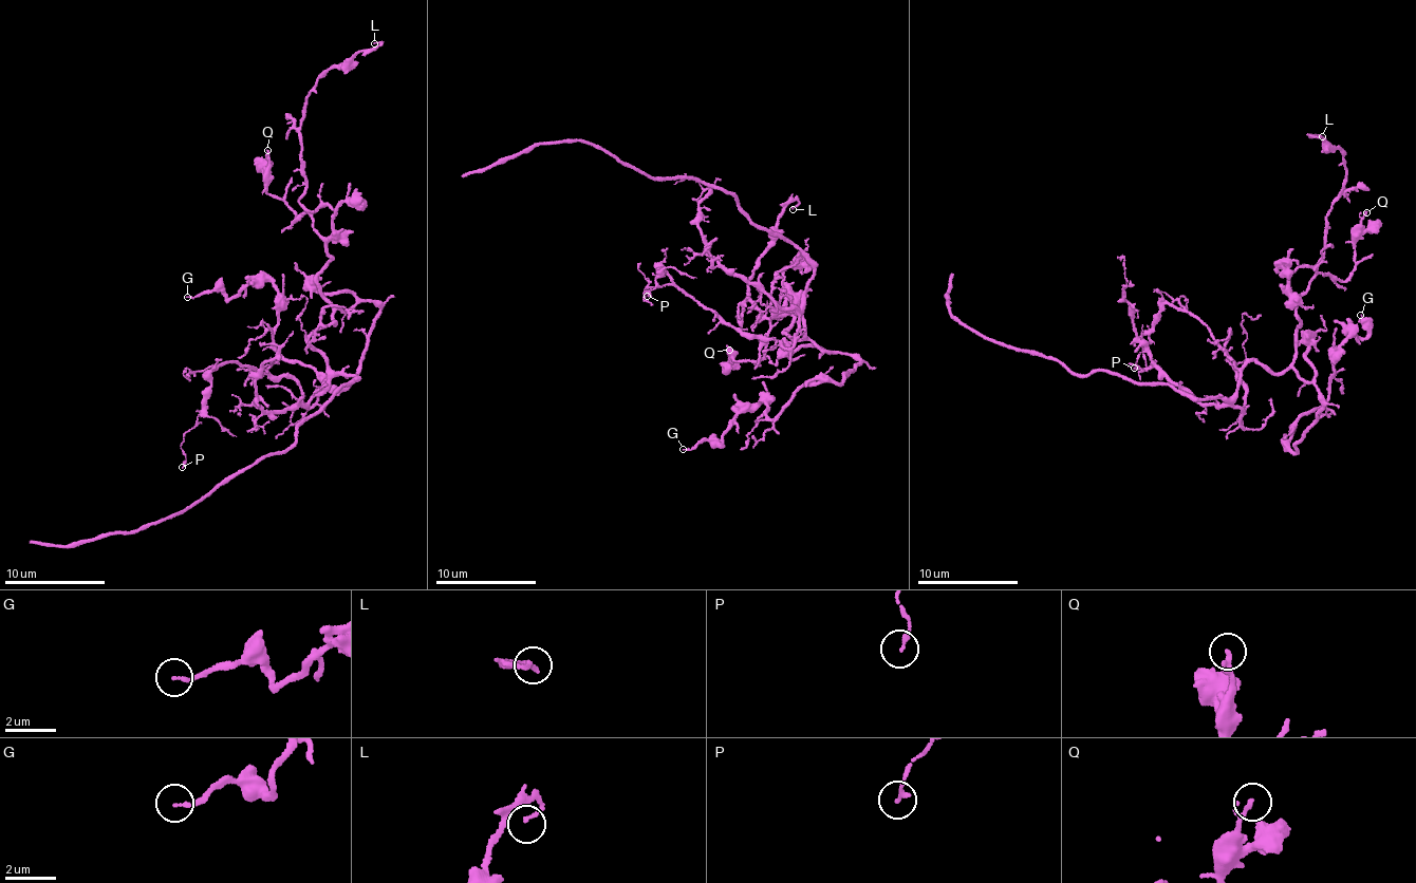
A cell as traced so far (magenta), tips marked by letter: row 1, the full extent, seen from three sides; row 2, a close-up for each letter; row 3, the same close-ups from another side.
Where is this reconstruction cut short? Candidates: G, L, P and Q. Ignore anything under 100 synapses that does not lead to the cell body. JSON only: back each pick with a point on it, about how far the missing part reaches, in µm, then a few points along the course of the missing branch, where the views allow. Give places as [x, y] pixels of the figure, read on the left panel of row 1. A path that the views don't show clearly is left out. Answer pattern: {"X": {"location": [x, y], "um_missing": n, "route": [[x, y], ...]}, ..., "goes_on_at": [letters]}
{"goes_on_at": []}

